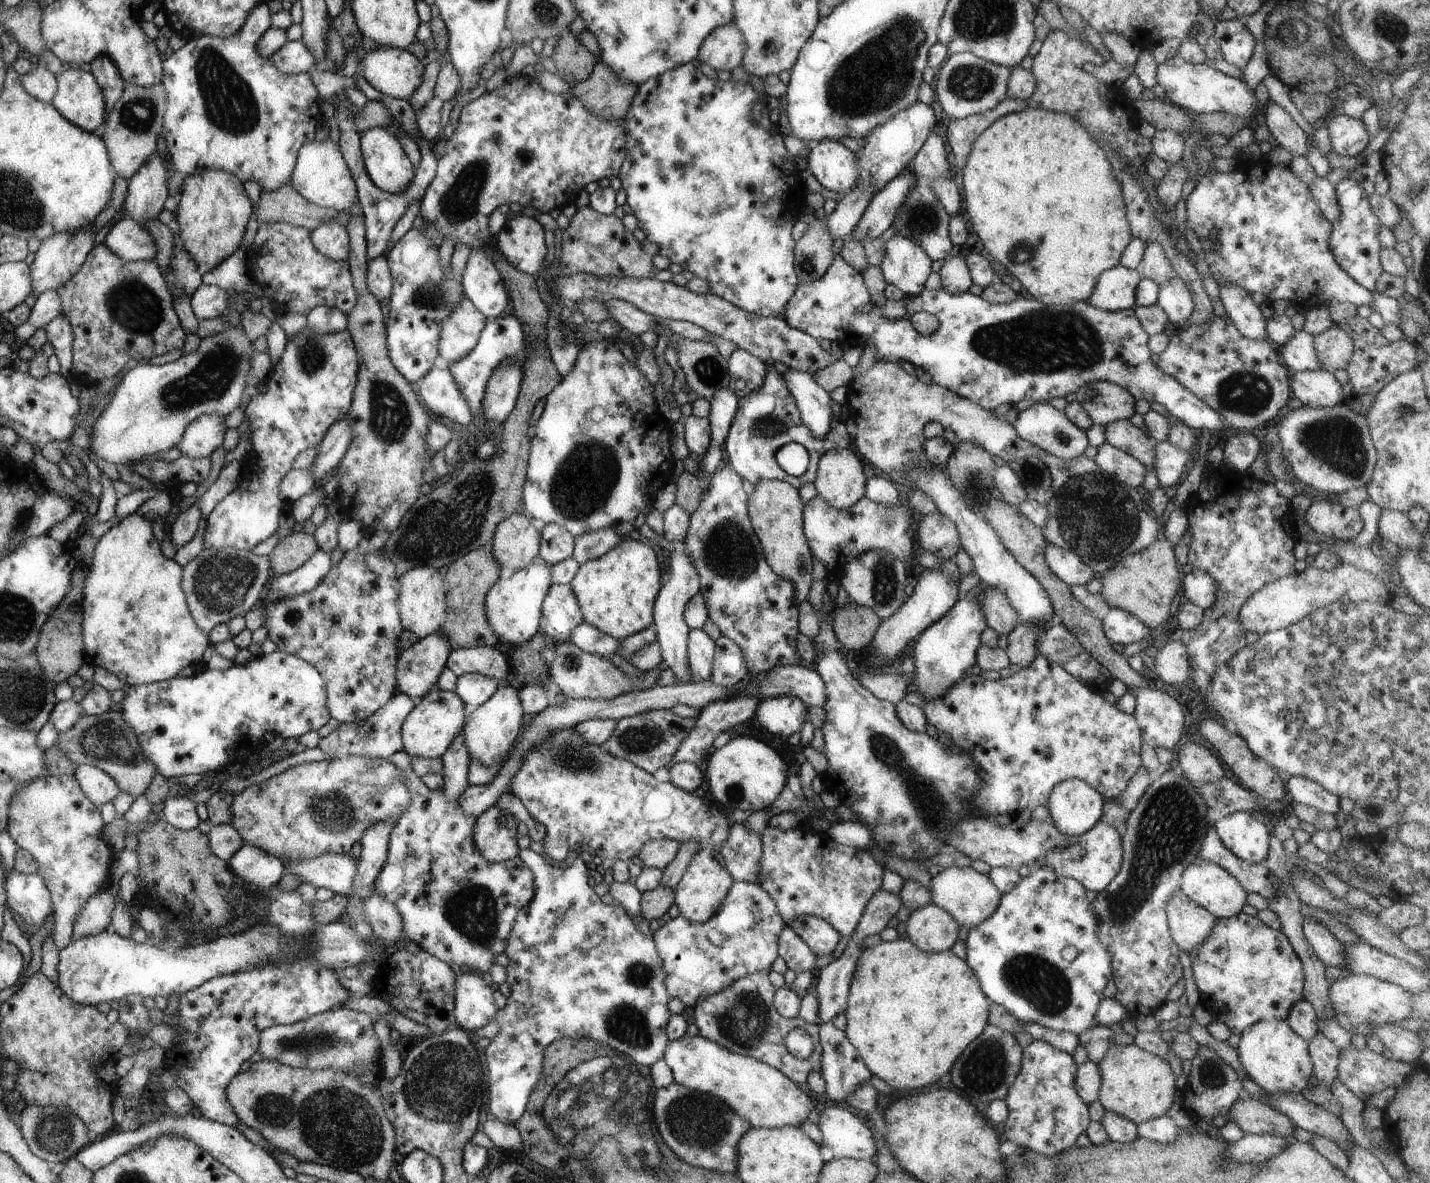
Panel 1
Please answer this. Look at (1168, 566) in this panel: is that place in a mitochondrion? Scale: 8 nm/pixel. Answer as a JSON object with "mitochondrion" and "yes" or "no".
{"mitochondrion":"no"}

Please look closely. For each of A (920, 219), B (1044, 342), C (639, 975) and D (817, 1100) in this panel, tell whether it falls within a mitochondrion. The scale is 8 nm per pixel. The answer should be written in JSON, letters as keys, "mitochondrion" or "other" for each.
{"A":"mitochondrion","B":"mitochondrion","C":"mitochondrion","D":"other"}

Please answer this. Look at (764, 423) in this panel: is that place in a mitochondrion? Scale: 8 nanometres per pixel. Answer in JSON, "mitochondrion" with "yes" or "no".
{"mitochondrion":"yes"}

